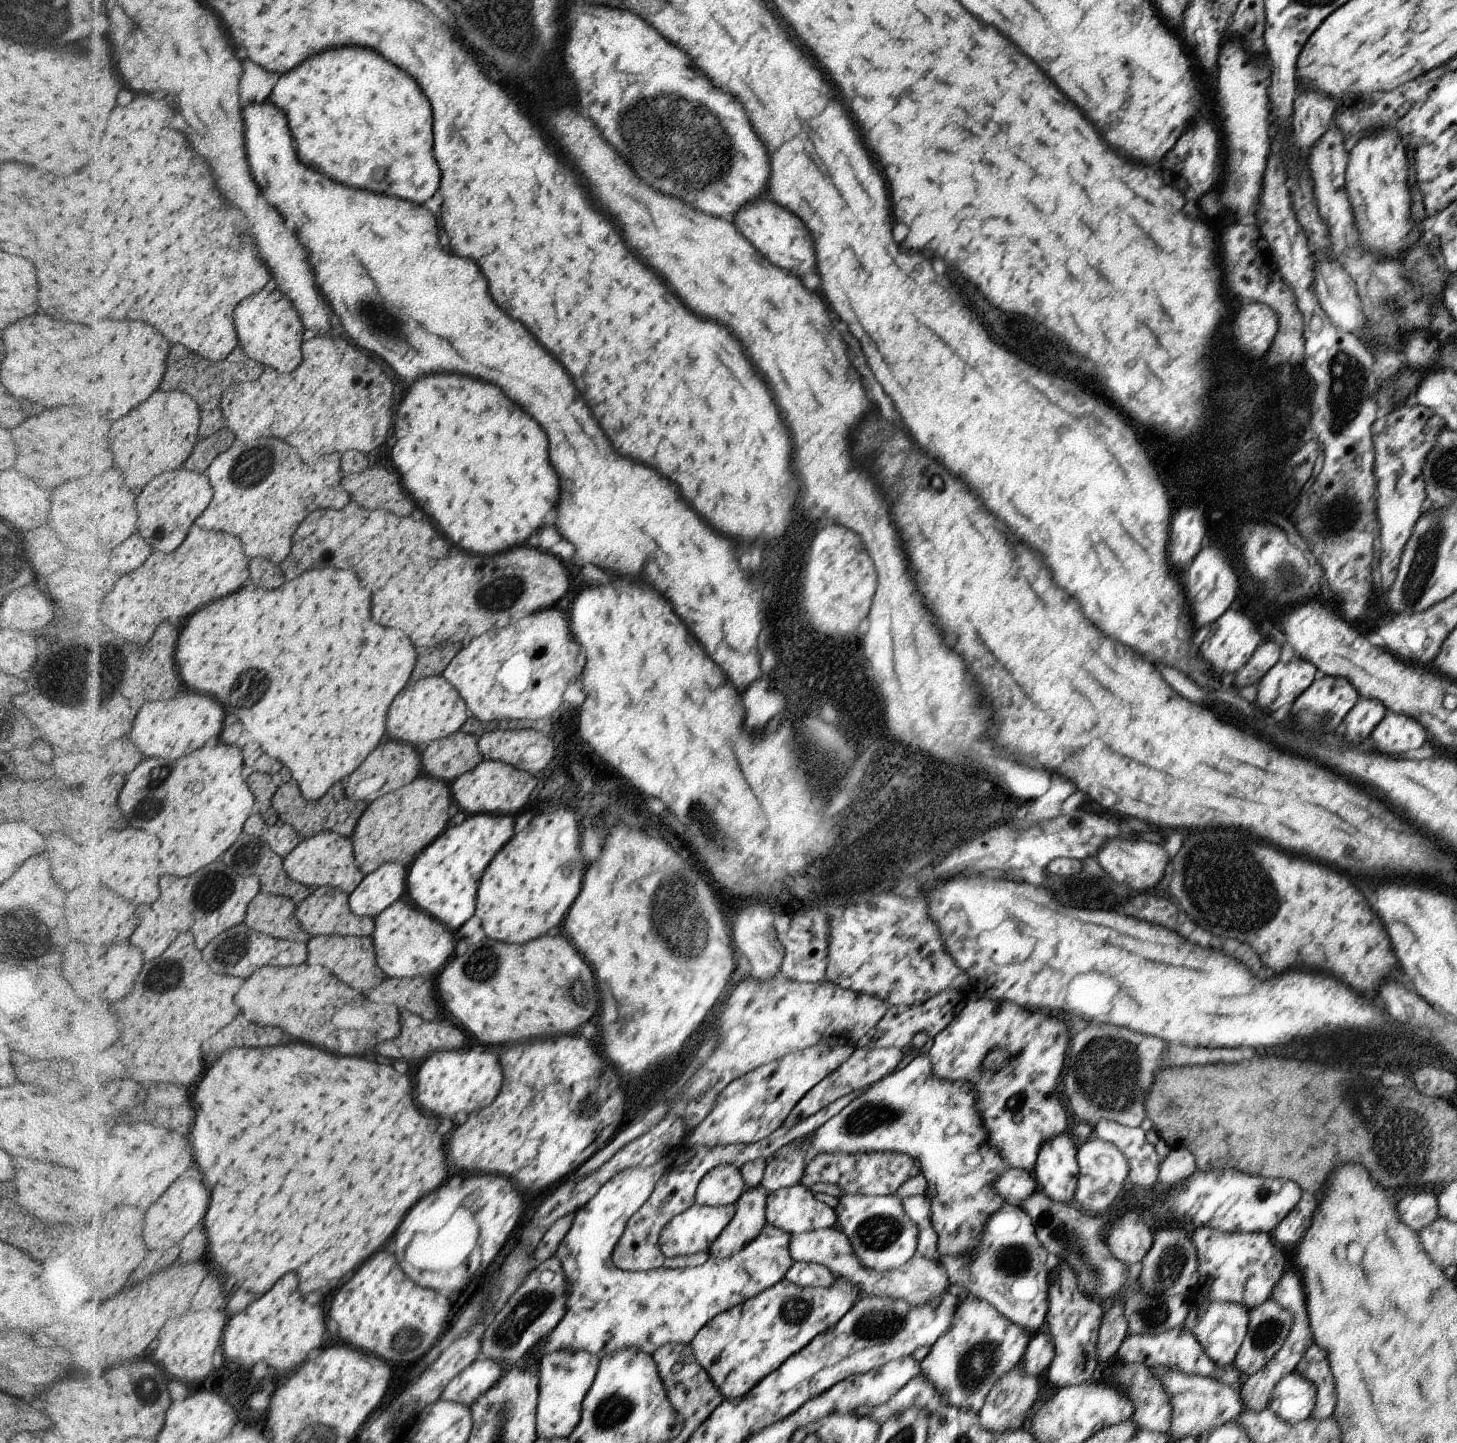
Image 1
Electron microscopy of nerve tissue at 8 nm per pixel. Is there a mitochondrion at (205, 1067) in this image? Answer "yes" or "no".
no

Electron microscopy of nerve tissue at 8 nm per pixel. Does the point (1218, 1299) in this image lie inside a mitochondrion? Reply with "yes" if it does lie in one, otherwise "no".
no

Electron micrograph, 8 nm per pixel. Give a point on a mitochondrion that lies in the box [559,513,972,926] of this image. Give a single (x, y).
(709, 837)

